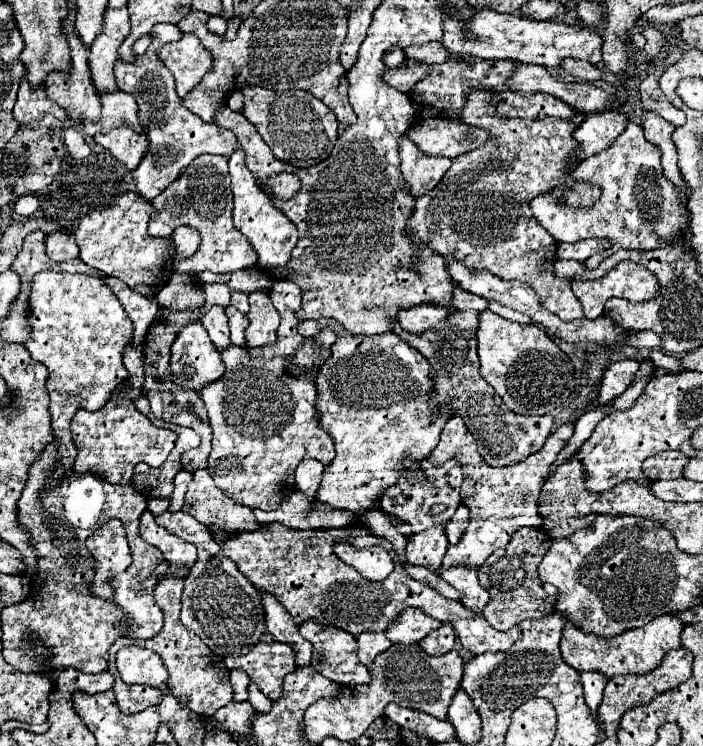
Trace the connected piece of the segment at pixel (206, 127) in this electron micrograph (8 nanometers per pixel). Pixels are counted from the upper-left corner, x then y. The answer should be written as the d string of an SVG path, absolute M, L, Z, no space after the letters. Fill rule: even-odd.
M158 24L152 30L152 44L146 50L146 54L138 56L134 62L122 62L118 60L114 66L114 76L116 76L116 86L124 92L128 92L130 96L134 96L136 104L138 104L138 118L140 124L146 128L146 136L150 142L150 148L146 150L146 156L142 158L142 162L138 164L138 168L134 168L132 176L134 176L134 184L136 184L136 192L144 198L144 200L154 200L164 188L168 188L174 180L178 180L178 176L186 170L186 166L198 158L200 154L222 154L222 156L230 156L234 152L234 148L238 146L236 136L218 126L218 124L206 124L200 120L200 116L190 114L190 110L182 104L182 98L176 94L174 88L174 76L172 72L162 64L162 60L158 58L158 48L166 42L178 40L182 38L182 32L178 30L178 26L174 24Z

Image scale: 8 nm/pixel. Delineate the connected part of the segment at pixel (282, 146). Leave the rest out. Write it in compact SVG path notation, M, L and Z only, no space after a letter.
M244 86L242 94L246 100L242 114L256 126L258 134L272 148L278 160L308 168L330 156L338 138L338 120L334 118L334 112L326 104L322 104L322 100L302 90L276 92L262 86Z

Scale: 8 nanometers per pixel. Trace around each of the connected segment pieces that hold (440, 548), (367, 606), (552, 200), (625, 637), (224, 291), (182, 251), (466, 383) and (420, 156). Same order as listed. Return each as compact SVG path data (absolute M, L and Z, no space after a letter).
M436 524L426 532L412 534L406 546L406 558L410 564L426 566L428 570L436 572L442 566L442 558L446 550L448 550L446 534L442 532L442 526Z
M270 522L270 524L262 524L254 532L234 534L232 540L222 546L222 552L238 564L240 572L256 588L274 594L290 612L296 624L314 618L320 624L338 626L356 636L364 630L374 630L374 632L386 630L386 626L392 620L396 620L396 616L404 608L418 606L426 614L434 616L436 620L452 622L462 646L474 656L484 652L508 652L518 640L518 636L522 636L520 626L500 632L492 628L482 614L470 612L470 608L466 608L460 602L446 600L428 584L412 580L404 572L402 564L398 562L398 554L390 542L386 542L384 538L372 536L370 546L374 544L384 546L396 564L394 572L382 582L368 582L366 578L358 576L358 572L352 566L344 564L334 554L334 536L322 528L302 532L302 530L286 528L284 524L278 524L278 522Z
M628 122L626 130L614 140L614 144L606 150L602 150L600 154L594 154L590 158L586 158L584 162L580 162L572 172L570 178L574 182L588 182L600 188L600 198L598 202L594 202L590 208L568 208L564 194L568 192L566 184L560 184L556 188L552 188L552 192L544 192L540 196L536 196L530 202L532 214L538 220L538 224L542 224L552 236L554 240L562 240L562 242L576 242L582 238L608 238L610 240L610 248L594 254L590 260L586 260L584 264L588 268L596 268L604 258L612 256L616 250L620 248L632 248L632 250L654 250L658 246L668 246L666 242L670 242L674 238L674 232L680 232L680 228L684 226L684 218L682 218L682 204L678 204L678 190L674 184L670 184L664 174L662 174L662 166L660 166L660 150L650 144L644 134L642 134L642 126Z
M658 616L654 620L650 620L650 624L646 624L644 628L634 628L630 632L622 632L610 640L602 640L602 636L594 636L594 634L586 634L578 628L574 628L574 624L566 622L564 630L562 630L562 640L560 640L560 652L562 658L568 666L576 668L576 670L596 670L606 674L608 678L618 676L618 674L644 674L654 670L660 662L662 656L680 646L680 632L682 632L684 624L672 616Z
M210 284L202 288L205 294L205 306L210 307L212 305L228 306L230 304L230 288L222 286L222 284Z
M180 226L174 232L174 238L172 240L174 240L180 256L192 256L198 250L198 244L200 244L198 232L194 228L186 228L186 226Z
M454 312L454 316L448 316L442 320L436 328L422 336L412 336L400 326L394 328L398 336L402 336L410 346L414 346L420 354L428 358L432 364L432 380L434 380L434 404L450 402L454 408L454 414L464 416L466 426L476 438L480 456L490 466L508 466L518 460L524 460L532 452L540 450L546 442L546 436L552 432L554 418L544 416L522 416L514 414L494 392L486 380L482 380L478 368L478 354L476 354L476 326L478 326L478 312Z
M406 134L400 136L398 146L400 146L400 158L402 158L400 168L406 180L406 190L410 190L414 198L430 192L452 164L450 158L426 156L424 152L418 152L418 148L410 144L410 138Z

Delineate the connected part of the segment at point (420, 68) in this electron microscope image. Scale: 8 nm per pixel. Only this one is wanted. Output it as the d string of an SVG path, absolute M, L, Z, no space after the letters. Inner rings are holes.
M418 64L414 68L394 68L386 72L386 82L406 94L410 94L412 86L422 80L428 74L428 66L426 64Z

